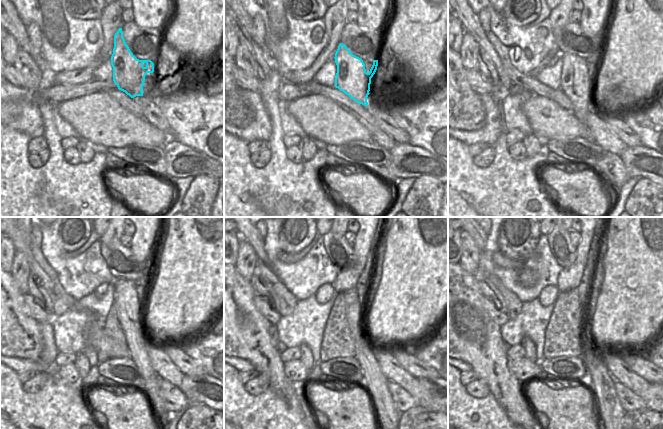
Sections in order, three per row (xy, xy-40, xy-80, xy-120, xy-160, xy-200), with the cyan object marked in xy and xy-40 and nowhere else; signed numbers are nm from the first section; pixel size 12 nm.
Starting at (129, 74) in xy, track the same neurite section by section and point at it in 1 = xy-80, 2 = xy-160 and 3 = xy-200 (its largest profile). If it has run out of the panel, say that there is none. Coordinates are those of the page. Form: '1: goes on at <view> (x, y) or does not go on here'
1: goes on at xy-80 (576, 82)
2: goes on at xy-160 (388, 415)
3: goes on at xy-200 (610, 411)

